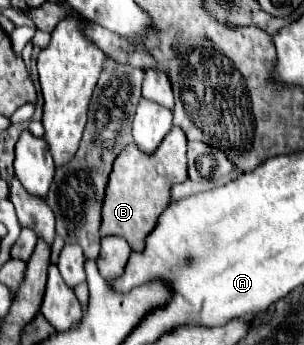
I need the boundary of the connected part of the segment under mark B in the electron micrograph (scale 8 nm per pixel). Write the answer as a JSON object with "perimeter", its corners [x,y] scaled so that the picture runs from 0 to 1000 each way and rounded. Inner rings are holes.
{"perimeter":[[[569,365],[563,380],[543,391],[543,403],[530,409],[530,420],[513,432],[510,443],[484,449],[470,438],[457,438],[457,426],[444,414],[418,420],[372,467],[359,519],[352,519],[352,542],[345,542],[345,571],[339,571],[339,612],[332,612],[332,681],[391,681],[405,687],[424,716],[438,728],[464,728],[470,704],[477,704],[477,681],[510,658],[516,629],[536,617],[536,606],[549,600],[549,588],[563,588],[563,545],[586,530],[602,530],[615,519],[615,403],[602,391],[602,380],[582,365]]]}

